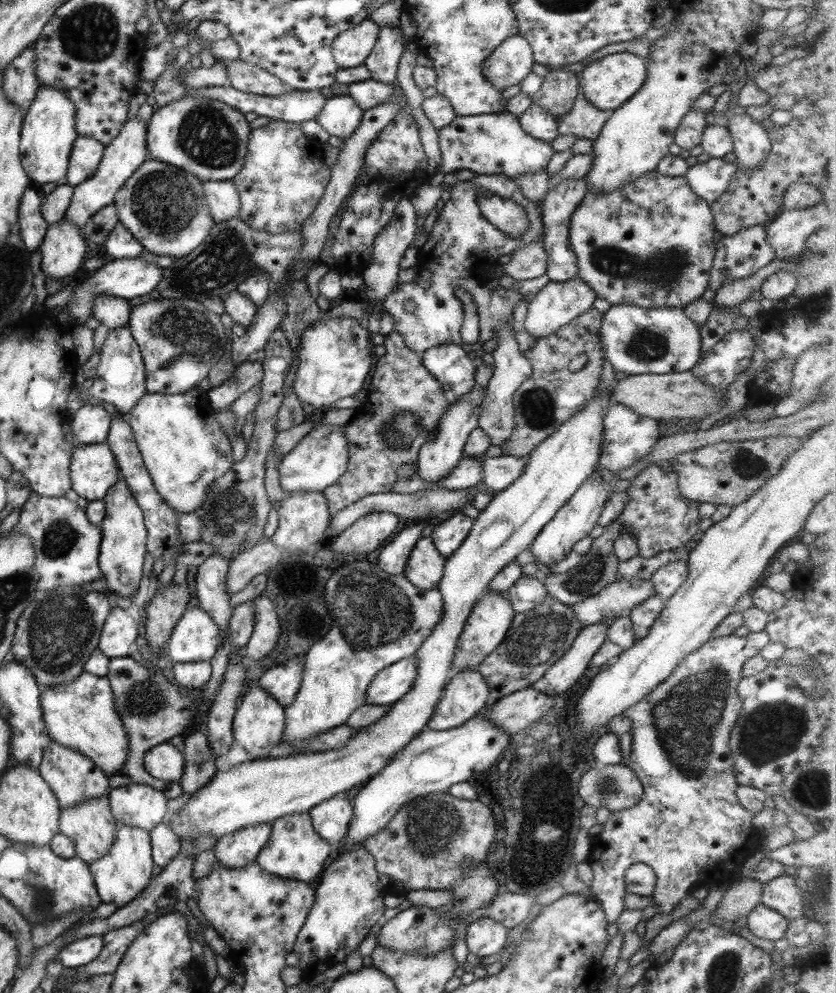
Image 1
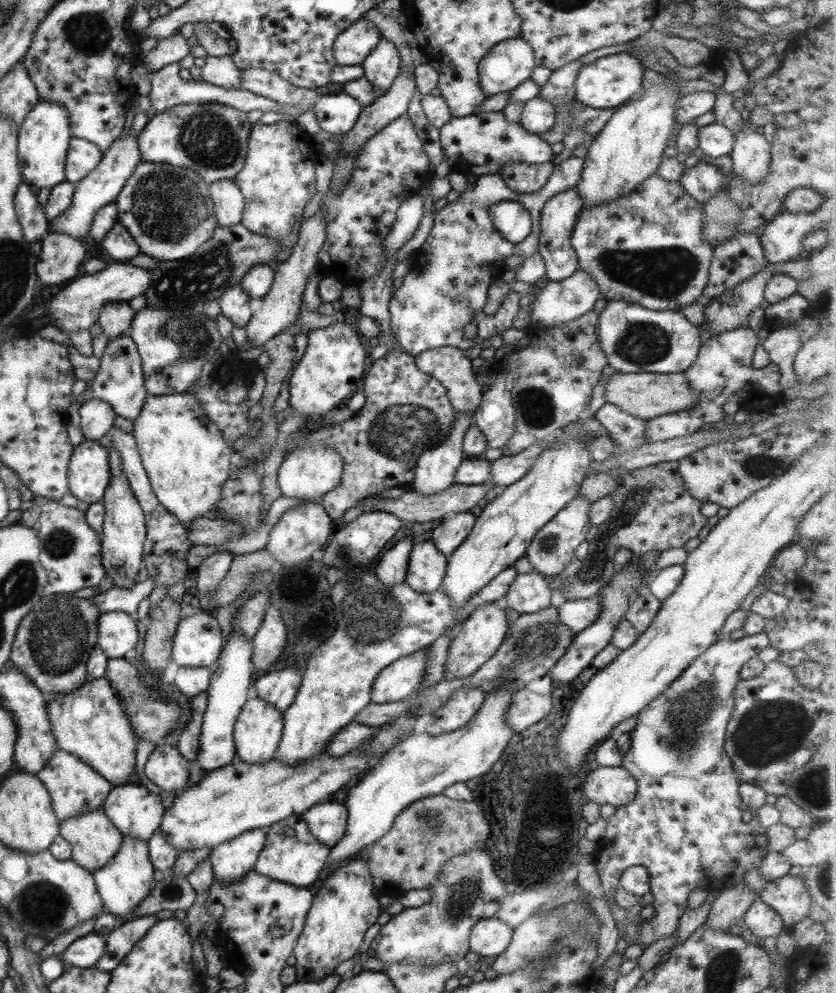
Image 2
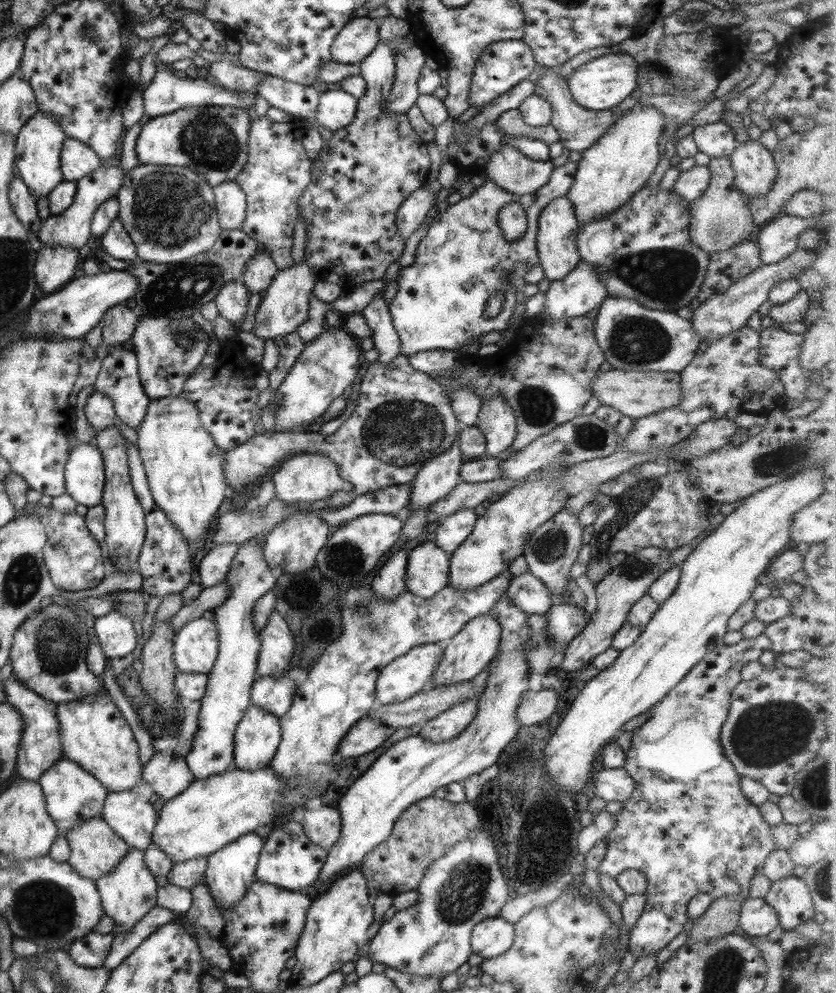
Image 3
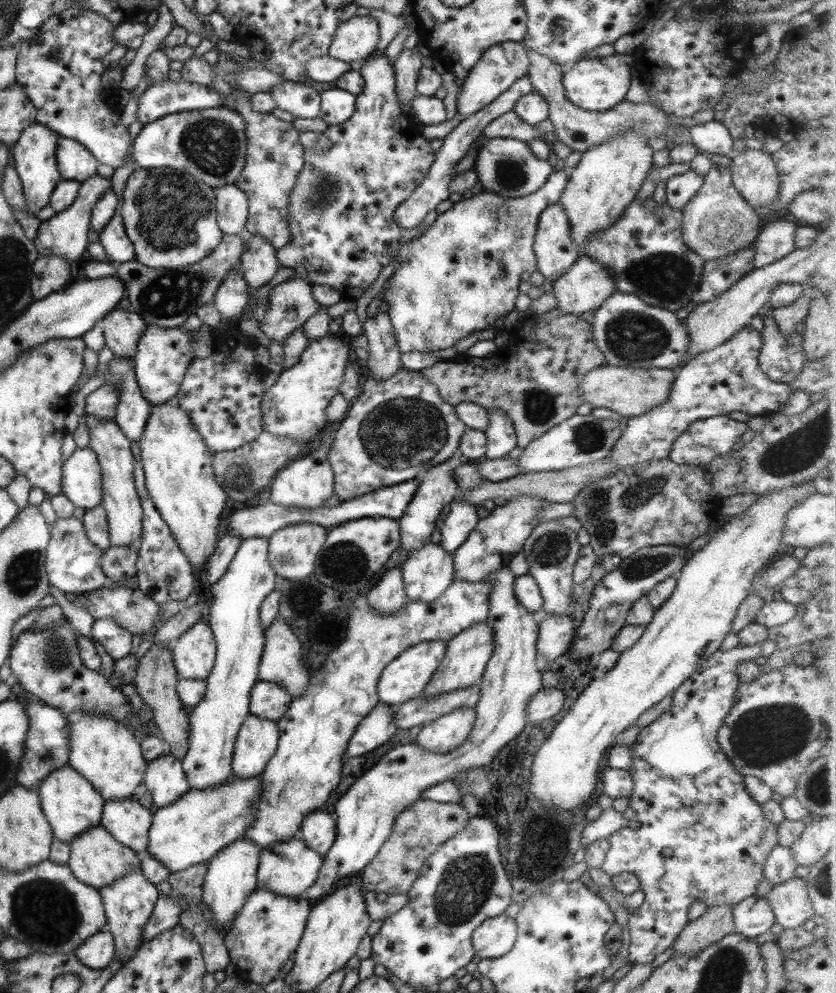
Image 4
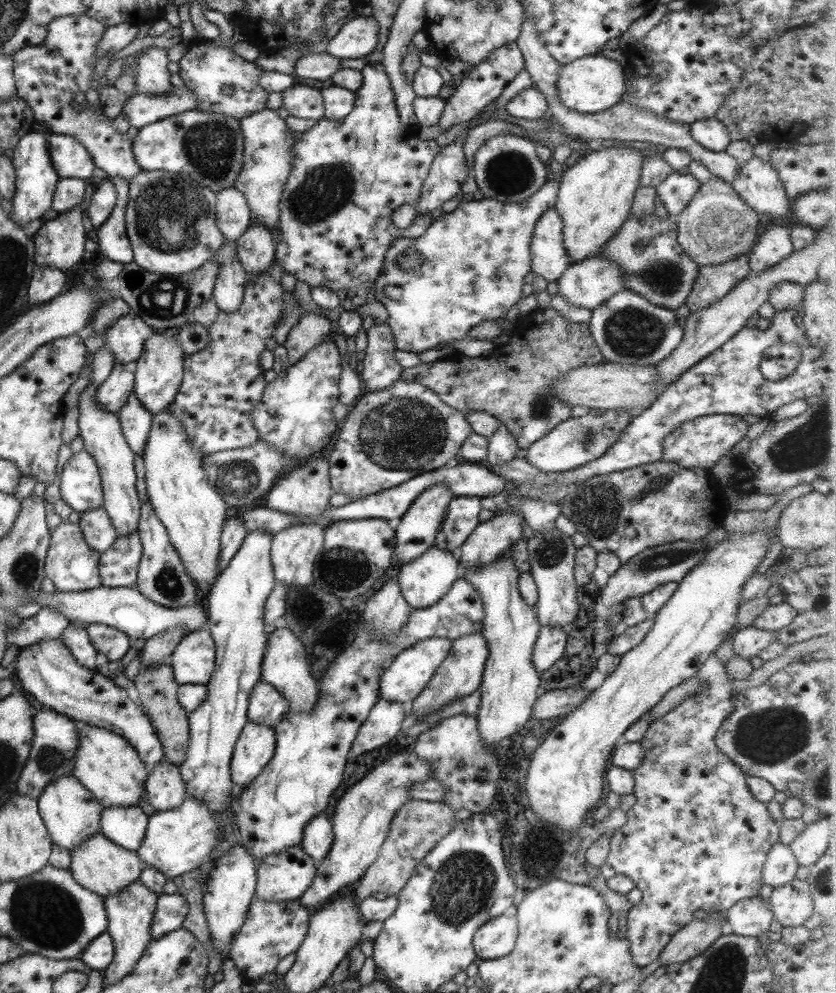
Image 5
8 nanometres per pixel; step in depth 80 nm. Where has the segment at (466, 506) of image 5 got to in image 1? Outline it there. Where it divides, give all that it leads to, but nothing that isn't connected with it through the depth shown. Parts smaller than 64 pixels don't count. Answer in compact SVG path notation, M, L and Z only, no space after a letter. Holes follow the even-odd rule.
M453 512L448 519L434 522L430 537L437 552L447 558L469 534L472 524L473 519L462 512Z

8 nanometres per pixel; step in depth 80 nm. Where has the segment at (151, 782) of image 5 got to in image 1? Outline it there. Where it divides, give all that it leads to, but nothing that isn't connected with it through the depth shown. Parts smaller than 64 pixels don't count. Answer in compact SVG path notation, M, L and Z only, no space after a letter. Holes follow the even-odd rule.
M165 742L144 752L142 764L149 777L167 784L178 784L183 775L184 755Z

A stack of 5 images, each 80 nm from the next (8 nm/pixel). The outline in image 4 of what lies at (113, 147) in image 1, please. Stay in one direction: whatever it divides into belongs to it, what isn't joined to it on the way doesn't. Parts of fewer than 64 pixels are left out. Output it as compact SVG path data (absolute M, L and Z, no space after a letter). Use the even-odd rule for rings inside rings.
M96 173L81 181L74 201L69 206L66 206L65 210L55 213L52 217L40 222L36 235L32 239L38 256L56 254L56 256L64 258L66 262L75 262L85 252L85 248L91 239L87 229L90 226L91 209L107 187L110 187L110 180L108 180L107 174L100 175Z

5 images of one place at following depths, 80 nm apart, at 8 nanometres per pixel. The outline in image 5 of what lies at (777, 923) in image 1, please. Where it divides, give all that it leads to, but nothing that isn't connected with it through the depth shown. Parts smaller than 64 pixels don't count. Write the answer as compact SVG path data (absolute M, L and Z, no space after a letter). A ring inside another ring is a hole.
M759 896L734 902L725 914L725 926L737 936L758 937L772 922L770 904Z

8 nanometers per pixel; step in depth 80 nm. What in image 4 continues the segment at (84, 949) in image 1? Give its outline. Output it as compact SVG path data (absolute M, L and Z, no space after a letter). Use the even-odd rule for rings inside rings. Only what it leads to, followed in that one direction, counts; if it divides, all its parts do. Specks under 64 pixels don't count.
M97 932L86 938L75 950L76 959L91 970L99 970L112 964L114 942L109 932Z

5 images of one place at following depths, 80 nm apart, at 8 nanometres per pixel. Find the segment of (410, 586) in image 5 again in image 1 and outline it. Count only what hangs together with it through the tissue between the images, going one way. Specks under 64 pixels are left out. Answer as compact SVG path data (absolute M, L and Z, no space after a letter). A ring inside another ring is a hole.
M420 537L409 553L403 576L421 591L437 589L445 564L431 537Z

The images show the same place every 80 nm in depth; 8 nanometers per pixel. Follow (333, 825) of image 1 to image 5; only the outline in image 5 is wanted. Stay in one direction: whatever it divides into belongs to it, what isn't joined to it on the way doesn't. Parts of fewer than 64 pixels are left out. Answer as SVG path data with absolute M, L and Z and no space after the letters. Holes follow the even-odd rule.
M320 815L305 825L299 846L305 855L311 857L316 868L321 862L324 862L332 842L332 824L329 824L325 816Z

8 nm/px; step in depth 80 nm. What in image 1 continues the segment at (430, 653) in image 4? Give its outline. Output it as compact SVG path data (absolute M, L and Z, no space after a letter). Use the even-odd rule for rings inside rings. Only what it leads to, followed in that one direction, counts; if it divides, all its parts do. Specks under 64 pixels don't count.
M411 655L377 672L367 687L365 703L391 705L405 696L413 686L417 663L415 656Z

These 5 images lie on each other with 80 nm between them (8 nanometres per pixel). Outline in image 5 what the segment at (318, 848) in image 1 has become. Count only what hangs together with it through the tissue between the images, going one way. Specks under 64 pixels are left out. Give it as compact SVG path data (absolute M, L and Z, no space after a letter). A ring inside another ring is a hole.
M301 846L256 862L256 887L254 898L265 902L295 900L309 888L315 874L311 857L301 851Z

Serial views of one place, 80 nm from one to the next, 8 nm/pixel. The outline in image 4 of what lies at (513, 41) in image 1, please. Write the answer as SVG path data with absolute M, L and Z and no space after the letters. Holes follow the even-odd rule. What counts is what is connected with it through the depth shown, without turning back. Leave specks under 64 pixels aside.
M498 42L487 48L462 80L461 92L459 92L455 104L458 120L475 114L495 98L498 98L499 94L509 89L513 81L526 74L527 67L526 49L521 42Z

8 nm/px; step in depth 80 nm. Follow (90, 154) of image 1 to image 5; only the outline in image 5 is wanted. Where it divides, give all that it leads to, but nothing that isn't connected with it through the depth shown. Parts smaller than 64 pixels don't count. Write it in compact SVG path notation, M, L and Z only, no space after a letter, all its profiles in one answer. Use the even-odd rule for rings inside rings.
M49 133L46 138L48 153L53 170L59 178L82 178L91 180L91 171L95 167L85 147L71 135Z

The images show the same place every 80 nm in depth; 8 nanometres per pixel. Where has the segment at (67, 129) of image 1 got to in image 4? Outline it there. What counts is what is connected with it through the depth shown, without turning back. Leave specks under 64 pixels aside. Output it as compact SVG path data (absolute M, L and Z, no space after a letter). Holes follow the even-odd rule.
M34 122L21 131L21 136L11 148L11 165L18 174L24 198L24 210L28 214L34 215L43 206L47 206L57 181L62 179L55 162L57 137L59 137L58 134L49 130L44 124Z

